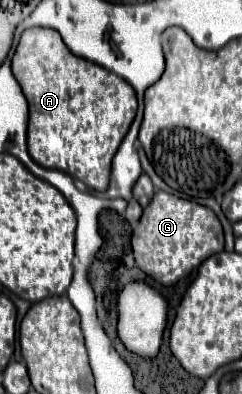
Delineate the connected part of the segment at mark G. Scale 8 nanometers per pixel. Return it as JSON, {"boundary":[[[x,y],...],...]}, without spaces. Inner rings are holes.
{"boundary":[[[157,191],[155,199],[143,209],[143,217],[131,237],[137,267],[167,287],[189,275],[207,257],[221,253],[223,243],[223,227],[211,209],[165,191]]]}

